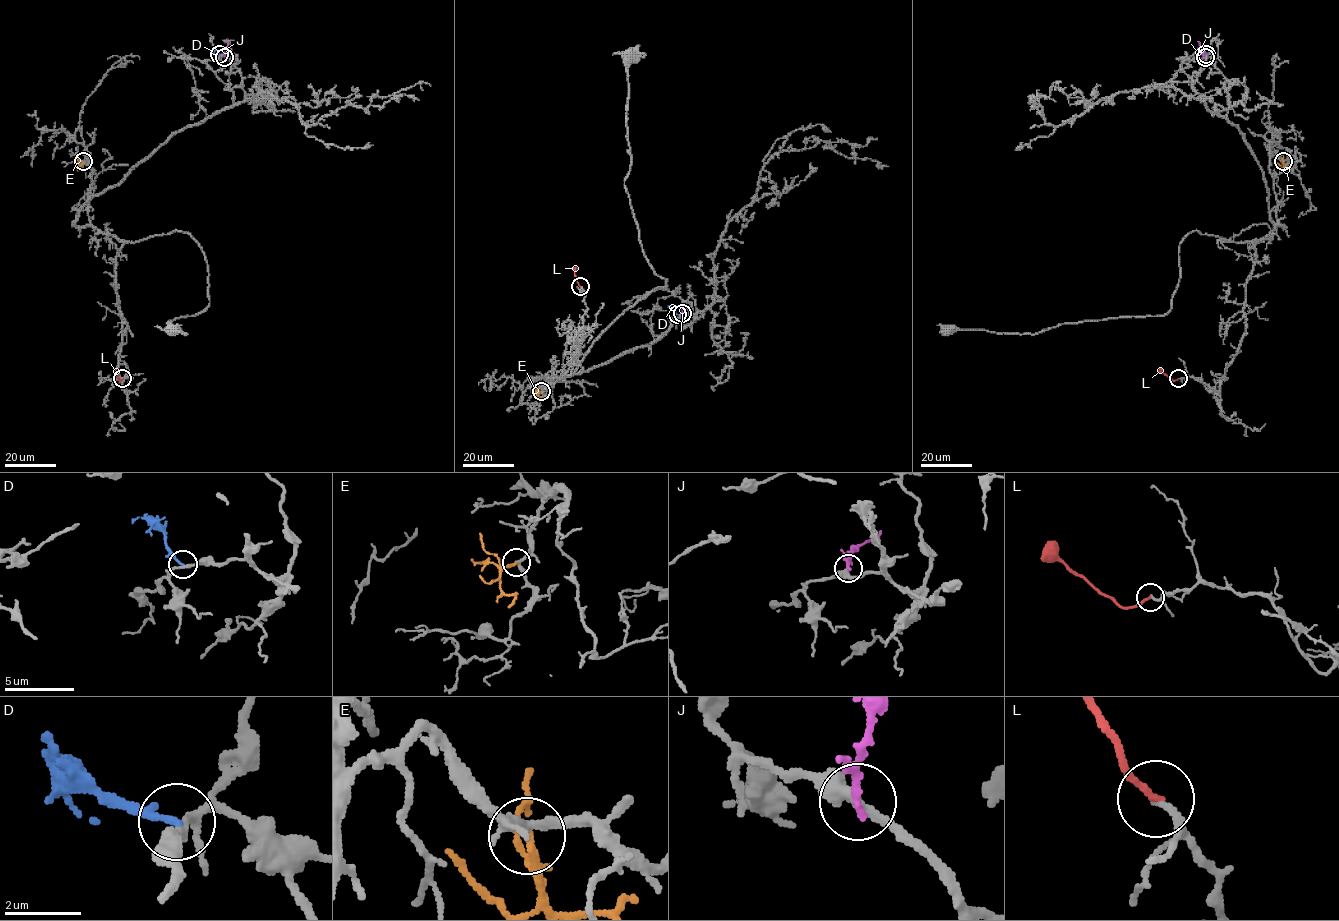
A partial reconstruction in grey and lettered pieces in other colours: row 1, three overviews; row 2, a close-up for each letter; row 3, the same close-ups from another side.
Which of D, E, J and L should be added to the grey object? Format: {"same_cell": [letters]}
{"same_cell": ["E"]}

